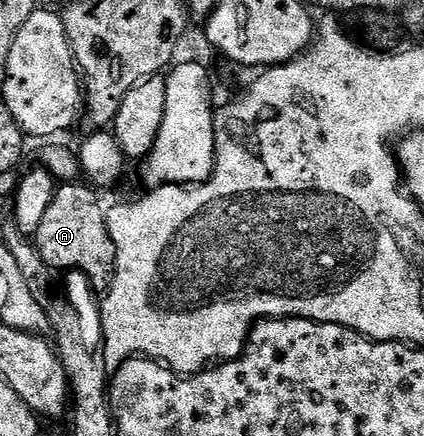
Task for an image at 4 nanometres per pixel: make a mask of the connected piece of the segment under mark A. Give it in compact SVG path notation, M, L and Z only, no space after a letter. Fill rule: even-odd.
M64 182L57 187L50 210L46 210L42 226L38 226L34 243L52 268L82 272L97 289L107 290L112 284L112 275L116 273L116 251L108 233L106 208L91 192L93 189L82 183Z

